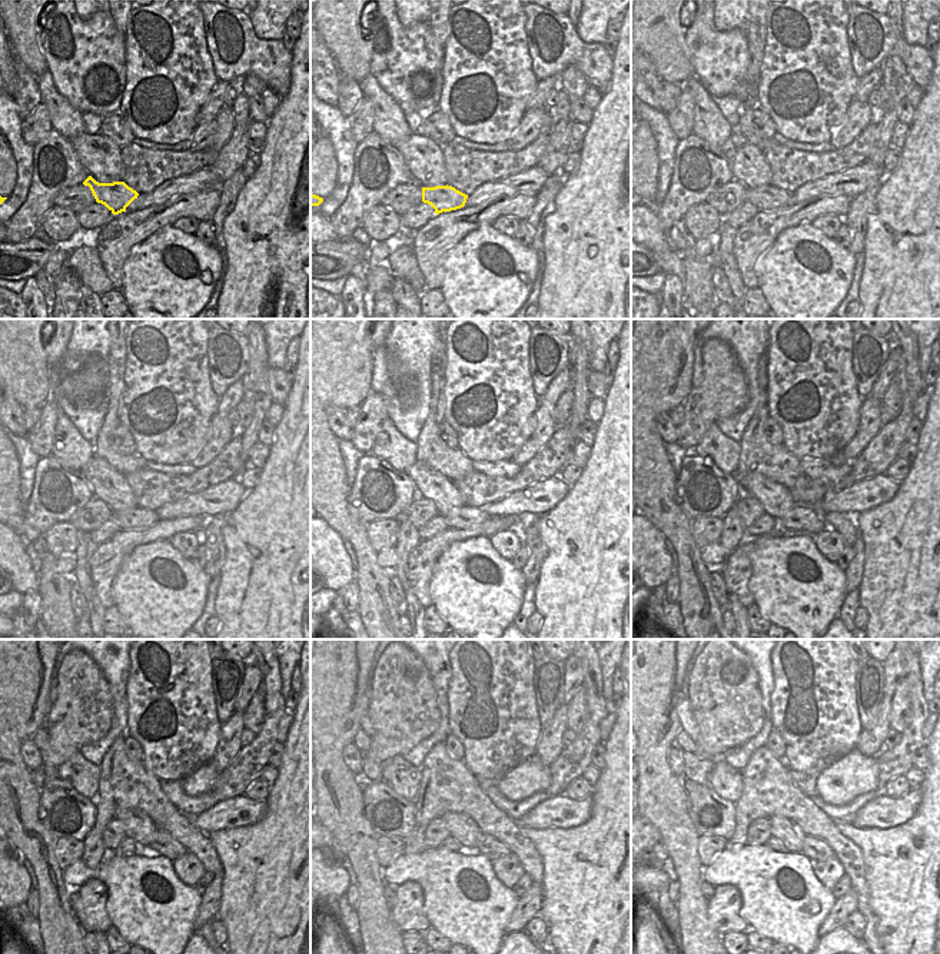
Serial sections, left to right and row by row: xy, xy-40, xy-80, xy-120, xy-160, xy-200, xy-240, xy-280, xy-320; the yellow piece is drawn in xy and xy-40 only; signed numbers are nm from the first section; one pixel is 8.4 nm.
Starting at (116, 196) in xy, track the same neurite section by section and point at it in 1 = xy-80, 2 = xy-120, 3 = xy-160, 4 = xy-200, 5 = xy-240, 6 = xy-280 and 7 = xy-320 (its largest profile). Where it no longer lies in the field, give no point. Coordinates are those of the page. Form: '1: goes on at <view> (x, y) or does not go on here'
1: goes on at xy-80 (767, 198)
2: goes on at xy-120 (138, 518)
3: goes on at xy-160 (465, 517)
4: goes on at xy-200 (803, 519)
5: goes on at xy-240 (165, 844)
6: goes on at xy-280 (488, 847)
7: goes on at xy-320 (814, 848)

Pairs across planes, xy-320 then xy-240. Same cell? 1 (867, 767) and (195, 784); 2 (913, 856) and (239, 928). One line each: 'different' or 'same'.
1: same
2: same

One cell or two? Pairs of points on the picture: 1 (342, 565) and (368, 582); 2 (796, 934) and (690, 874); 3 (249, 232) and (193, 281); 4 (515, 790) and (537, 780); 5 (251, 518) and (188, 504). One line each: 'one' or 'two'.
1: two
2: two
3: two
4: one
5: two

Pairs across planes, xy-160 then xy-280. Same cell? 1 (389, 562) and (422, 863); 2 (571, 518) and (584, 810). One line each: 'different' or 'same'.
1: same
2: different

